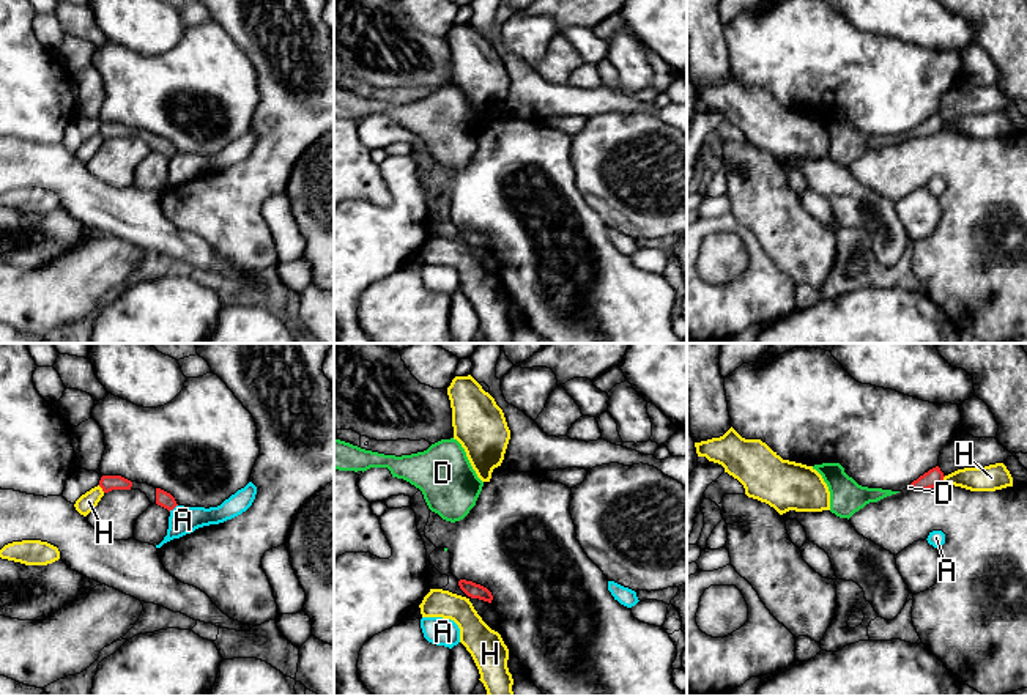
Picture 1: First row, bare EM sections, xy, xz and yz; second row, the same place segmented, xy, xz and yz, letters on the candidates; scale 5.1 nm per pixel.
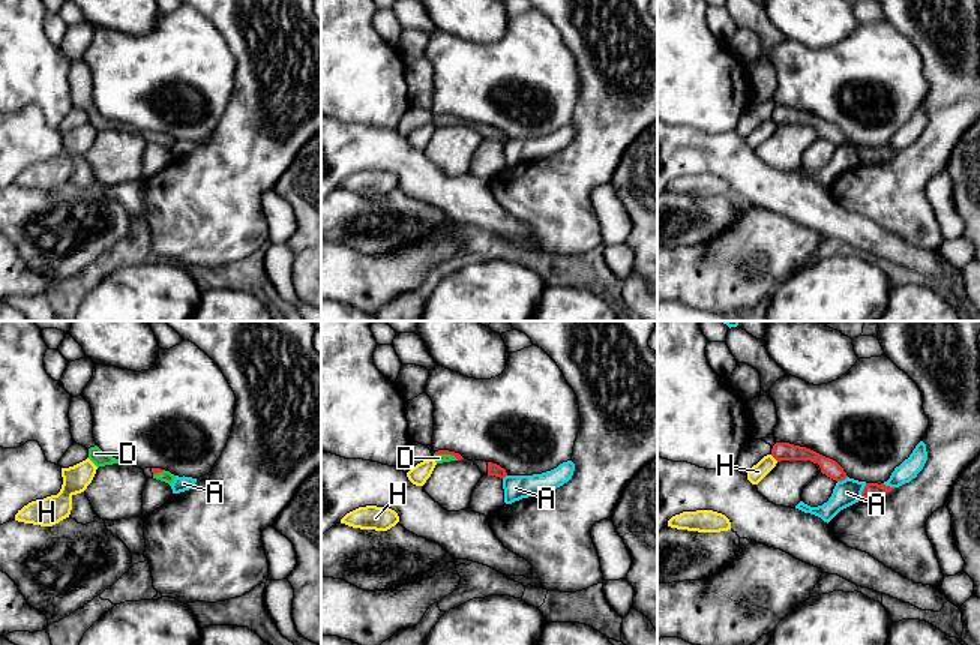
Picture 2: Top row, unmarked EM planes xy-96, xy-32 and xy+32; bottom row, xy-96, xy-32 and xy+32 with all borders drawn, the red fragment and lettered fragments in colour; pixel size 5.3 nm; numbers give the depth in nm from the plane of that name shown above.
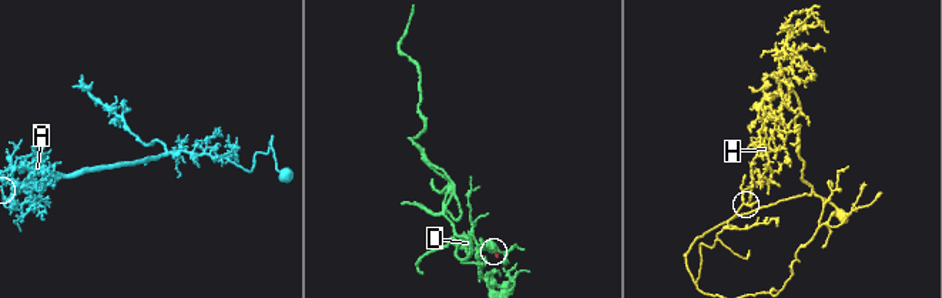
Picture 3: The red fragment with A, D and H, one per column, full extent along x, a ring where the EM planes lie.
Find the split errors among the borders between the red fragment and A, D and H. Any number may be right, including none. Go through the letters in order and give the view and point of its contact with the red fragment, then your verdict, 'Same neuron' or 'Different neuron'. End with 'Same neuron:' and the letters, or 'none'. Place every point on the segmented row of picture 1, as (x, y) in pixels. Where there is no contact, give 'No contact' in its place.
A: Touches red at xy (172, 509). Different neuron
D: Touches red at yz (912, 487). Same neuron
H: Touches red at xy (101, 487). Different neuron
Same neuron: D

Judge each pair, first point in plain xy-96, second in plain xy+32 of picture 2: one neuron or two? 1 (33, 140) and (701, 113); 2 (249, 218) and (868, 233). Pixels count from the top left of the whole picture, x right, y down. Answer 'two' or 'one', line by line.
1: two
2: two

